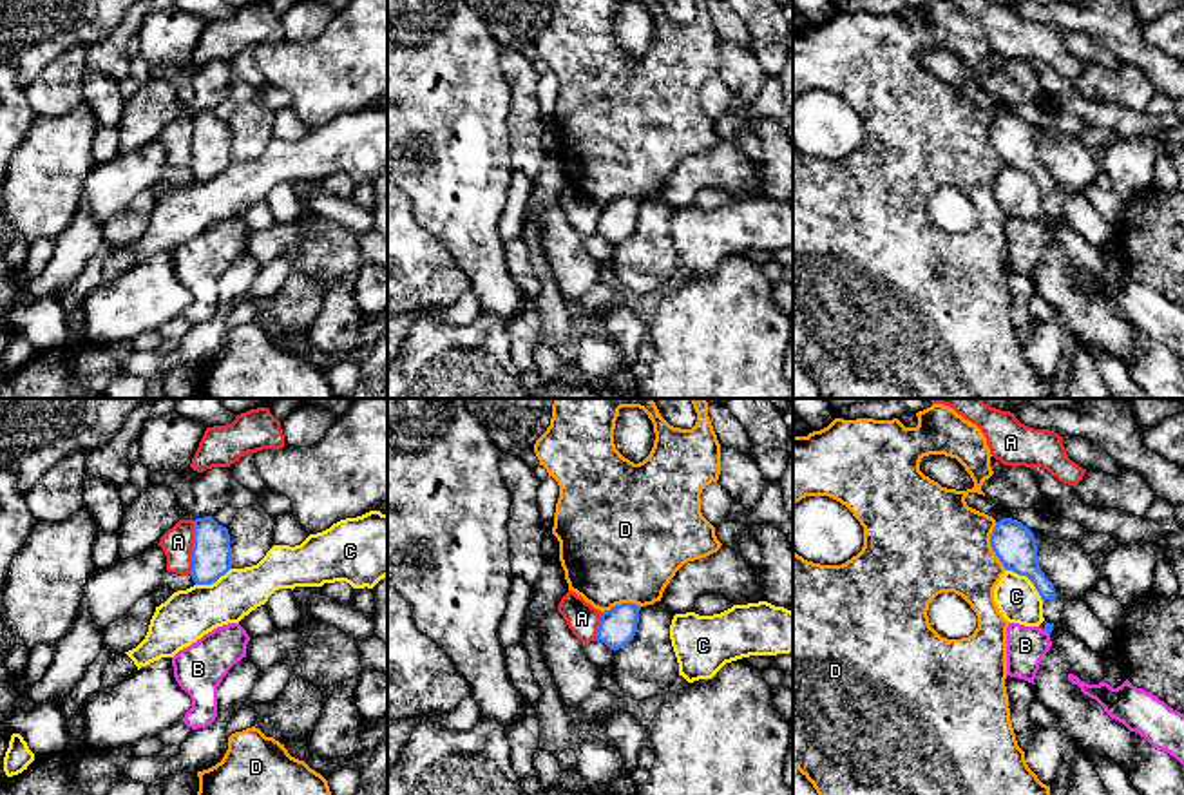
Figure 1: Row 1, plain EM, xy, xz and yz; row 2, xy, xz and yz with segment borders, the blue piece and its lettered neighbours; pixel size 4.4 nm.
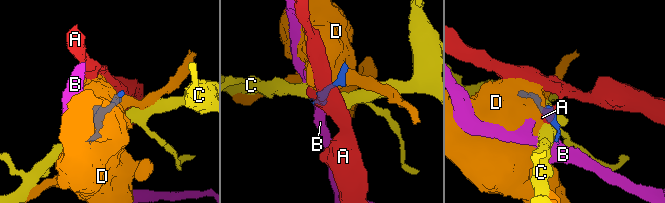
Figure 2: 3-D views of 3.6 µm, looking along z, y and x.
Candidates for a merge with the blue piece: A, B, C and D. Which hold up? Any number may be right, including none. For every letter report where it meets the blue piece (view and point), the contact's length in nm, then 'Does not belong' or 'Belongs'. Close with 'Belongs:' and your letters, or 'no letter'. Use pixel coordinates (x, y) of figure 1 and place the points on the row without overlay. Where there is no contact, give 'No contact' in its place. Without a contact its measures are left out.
A: Touches blue at xy (194, 142). Shared border 240 nm. Does not belong
B: Touches blue at yz (1045, 225). Shared border 50 nm. Does not belong
C: Touches blue at yz (1029, 172). Shared border 220 nm. Does not belong
D: Touches blue at yz (991, 140). Shared border 220 nm. Does not belong
Belongs: no letter

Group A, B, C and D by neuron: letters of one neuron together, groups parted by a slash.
A / B / C / D

